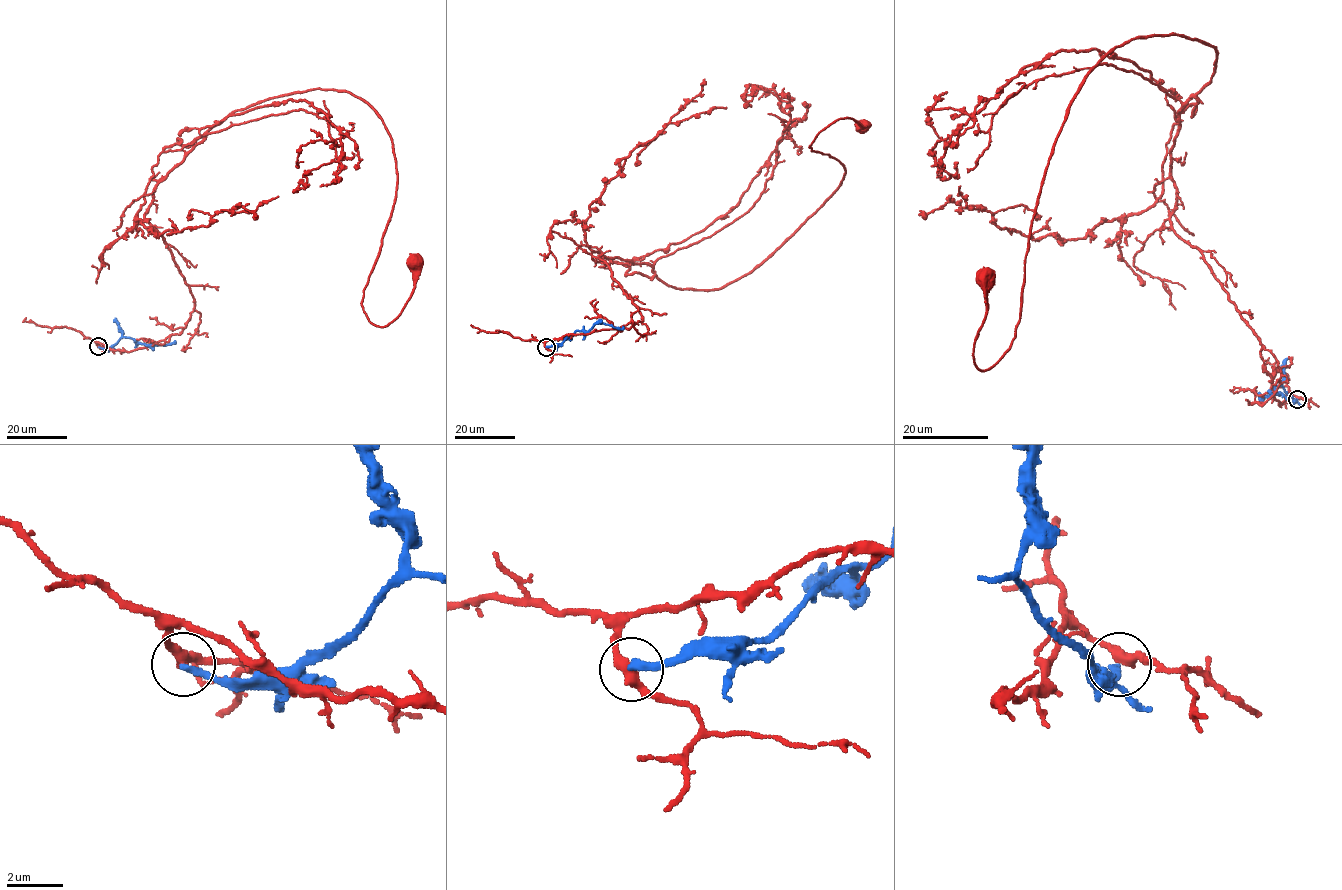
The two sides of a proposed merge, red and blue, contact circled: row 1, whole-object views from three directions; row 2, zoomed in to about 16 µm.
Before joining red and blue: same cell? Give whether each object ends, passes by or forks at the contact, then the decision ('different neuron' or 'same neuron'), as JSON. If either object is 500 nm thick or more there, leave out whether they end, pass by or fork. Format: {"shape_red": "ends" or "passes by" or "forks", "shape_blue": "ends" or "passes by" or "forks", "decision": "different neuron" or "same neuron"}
{"shape_red": "passes by", "shape_blue": "ends", "decision": "different neuron"}

